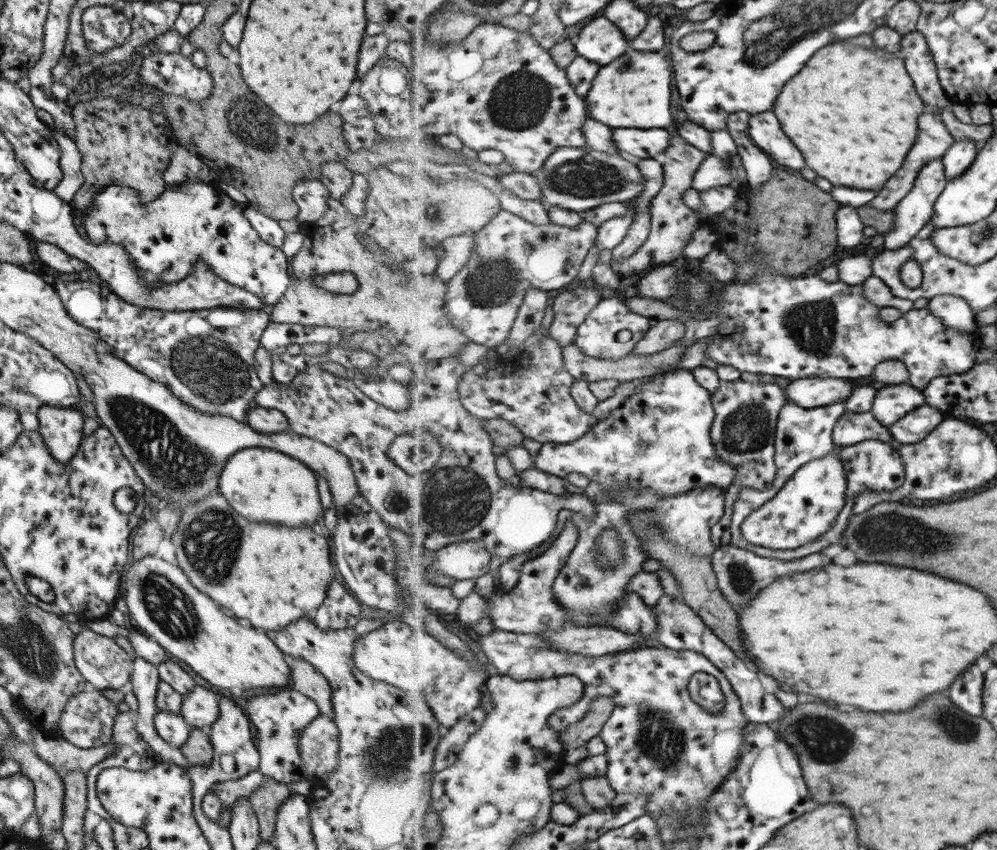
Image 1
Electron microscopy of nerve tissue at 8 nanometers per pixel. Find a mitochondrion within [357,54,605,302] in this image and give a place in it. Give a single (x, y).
(519, 101)

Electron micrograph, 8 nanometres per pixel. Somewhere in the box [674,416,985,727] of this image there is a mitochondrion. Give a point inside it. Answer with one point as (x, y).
(889, 534)

